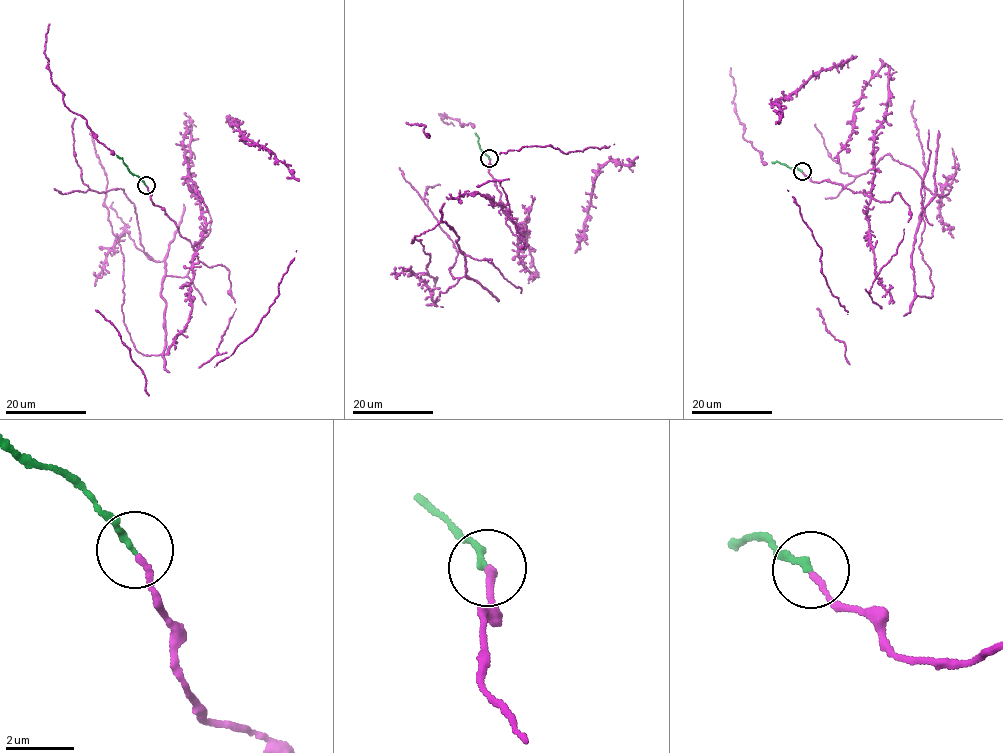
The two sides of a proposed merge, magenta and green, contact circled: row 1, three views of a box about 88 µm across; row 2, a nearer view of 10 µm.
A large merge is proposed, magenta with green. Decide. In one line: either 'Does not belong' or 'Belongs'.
Belongs

